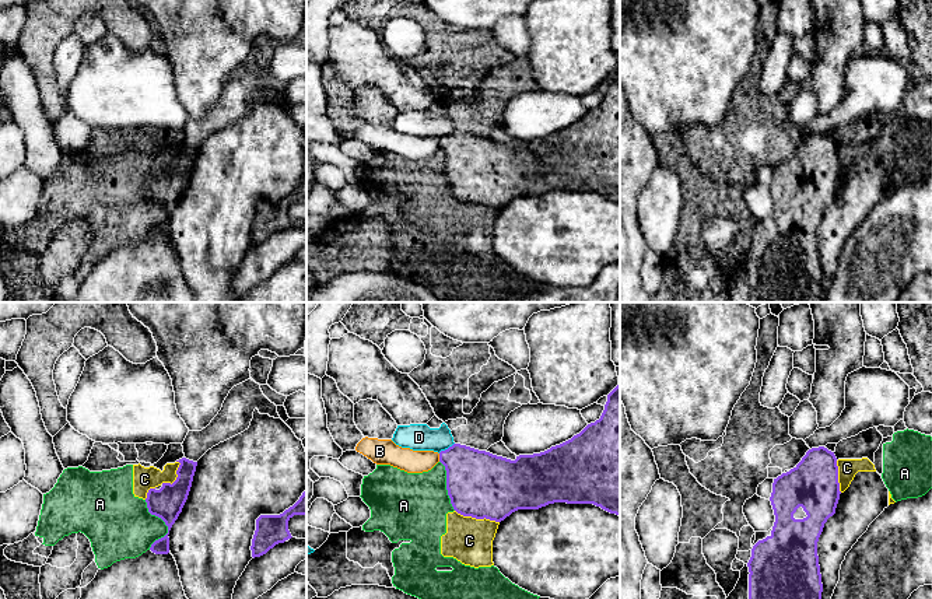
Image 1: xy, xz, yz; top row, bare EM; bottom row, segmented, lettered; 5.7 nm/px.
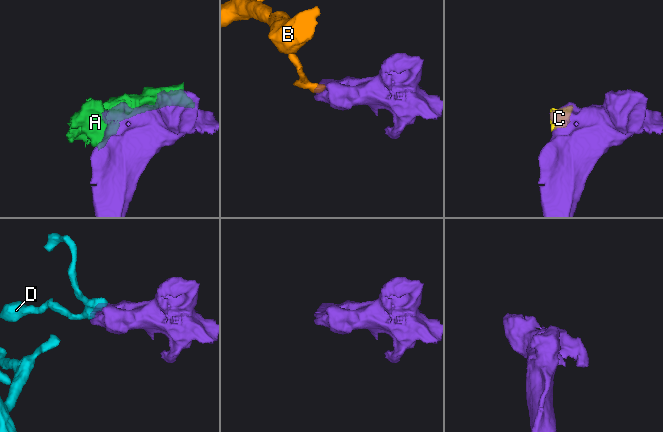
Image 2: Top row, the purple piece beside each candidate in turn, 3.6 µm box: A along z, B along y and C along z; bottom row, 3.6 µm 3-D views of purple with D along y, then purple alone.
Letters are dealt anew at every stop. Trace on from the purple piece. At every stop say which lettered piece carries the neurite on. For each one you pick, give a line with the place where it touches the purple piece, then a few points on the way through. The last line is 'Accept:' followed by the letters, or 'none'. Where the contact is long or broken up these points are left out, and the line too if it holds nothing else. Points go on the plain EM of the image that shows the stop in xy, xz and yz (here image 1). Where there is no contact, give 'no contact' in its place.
Accept: none

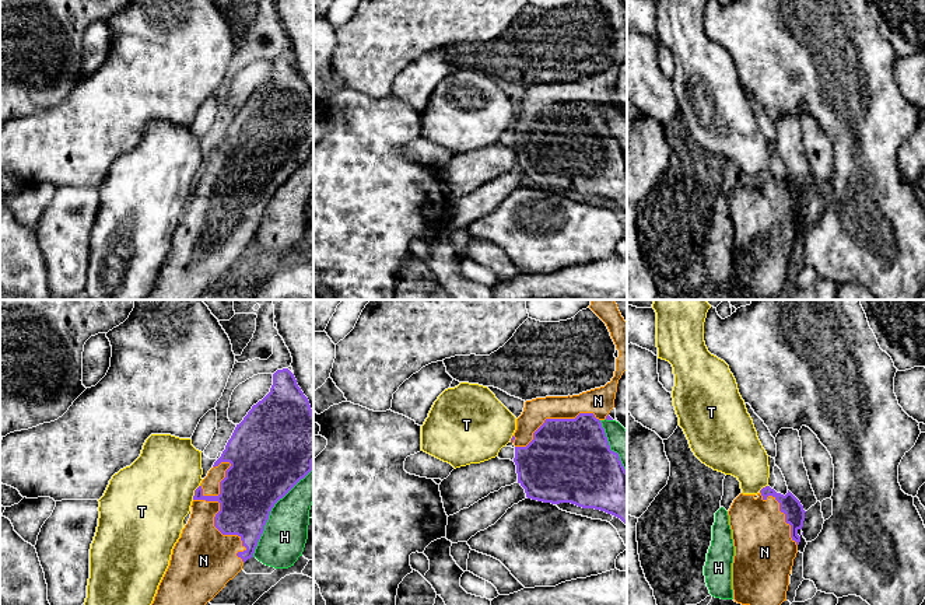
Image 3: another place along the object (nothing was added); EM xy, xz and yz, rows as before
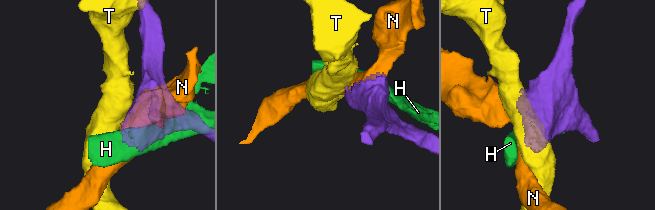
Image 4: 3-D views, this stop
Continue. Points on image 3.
N: contact xy (217, 214)
Accept: N

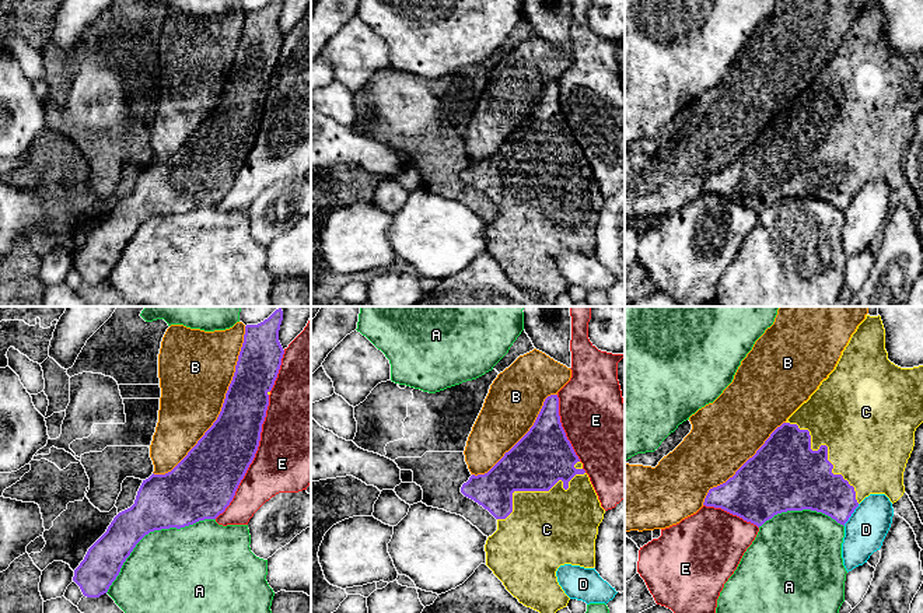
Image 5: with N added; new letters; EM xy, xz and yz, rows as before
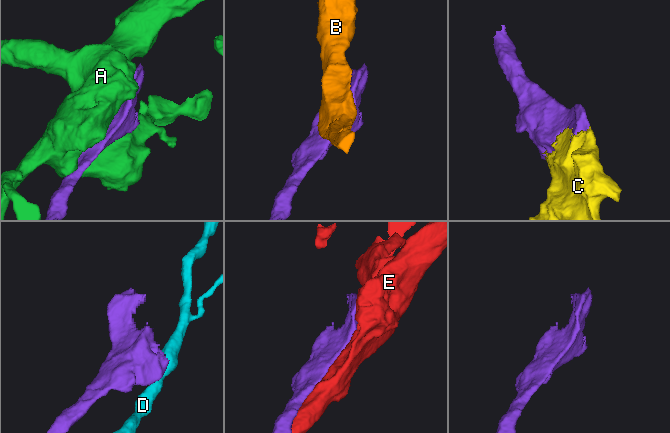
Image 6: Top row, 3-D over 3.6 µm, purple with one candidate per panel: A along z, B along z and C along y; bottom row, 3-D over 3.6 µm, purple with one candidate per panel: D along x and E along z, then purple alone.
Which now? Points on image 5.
C: contact yz (827, 137)
Accept: C

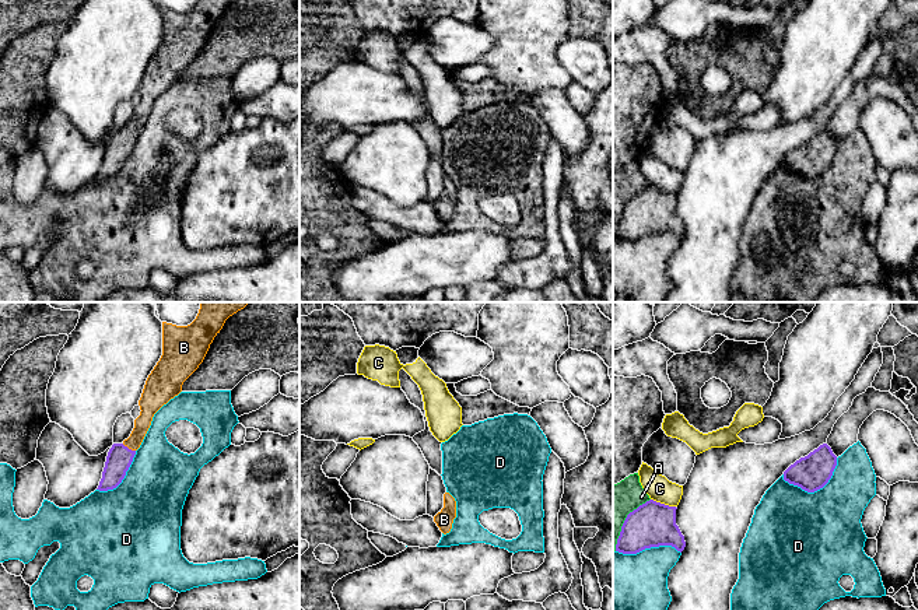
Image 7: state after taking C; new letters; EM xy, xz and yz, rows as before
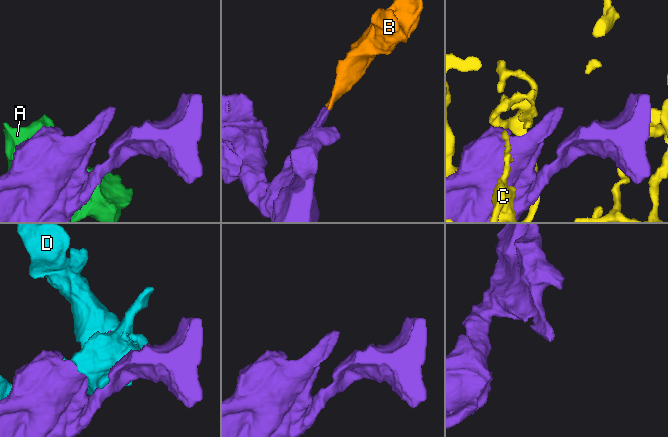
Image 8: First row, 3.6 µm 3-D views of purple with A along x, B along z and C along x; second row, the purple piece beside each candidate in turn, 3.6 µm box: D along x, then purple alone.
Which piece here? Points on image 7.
B: contact xy (128, 135); way xy (119, 144), (128, 135), (136, 125), (142, 111)
Accept: B

